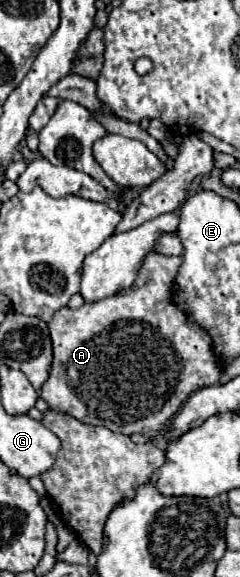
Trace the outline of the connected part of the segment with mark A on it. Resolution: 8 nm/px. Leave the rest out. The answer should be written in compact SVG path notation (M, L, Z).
M151 253L145 257L135 285L101 301L85 303L79 309L63 307L49 321L49 335L53 341L53 365L49 379L39 395L49 403L49 409L71 415L81 423L101 425L115 433L141 433L155 437L167 421L179 411L181 403L201 387L219 383L221 369L215 365L211 353L211 339L197 325L193 325L175 305L171 305L171 289L181 257L167 257Z

